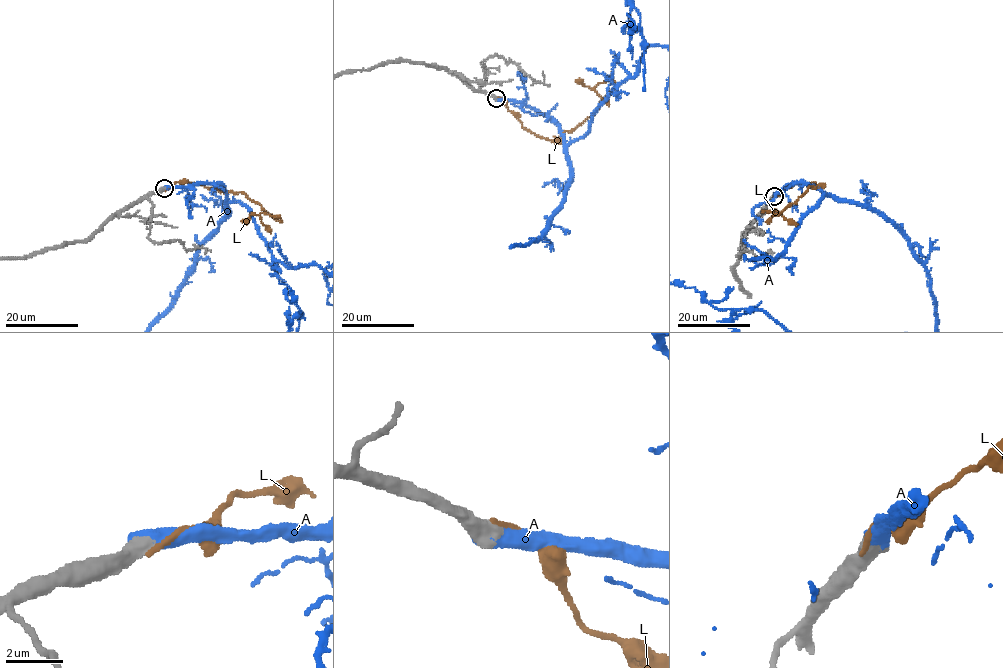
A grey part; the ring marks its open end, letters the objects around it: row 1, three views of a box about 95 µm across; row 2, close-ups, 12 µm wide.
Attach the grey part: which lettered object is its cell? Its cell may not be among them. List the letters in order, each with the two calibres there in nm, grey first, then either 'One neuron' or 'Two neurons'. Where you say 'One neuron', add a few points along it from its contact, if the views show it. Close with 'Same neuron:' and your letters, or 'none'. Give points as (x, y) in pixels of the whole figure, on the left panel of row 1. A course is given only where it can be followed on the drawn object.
A: Thickness 700 nm (grey) against 700 nm. One neuron
L: Thickness 650 nm (grey) against 190 nm. Two neurons
Same neuron: A

